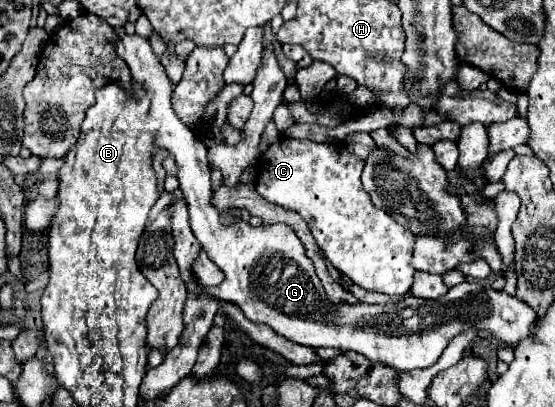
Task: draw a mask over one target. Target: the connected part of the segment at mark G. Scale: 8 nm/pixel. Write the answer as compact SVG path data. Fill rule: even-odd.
M123 32L117 36L117 40L113 40L113 46L115 46L117 54L129 64L133 80L137 84L141 84L145 90L153 90L153 102L151 102L149 114L161 124L157 130L155 144L161 148L167 148L171 152L171 156L175 158L175 162L179 166L179 176L177 176L179 188L183 190L185 200L189 204L187 208L189 208L191 230L193 230L195 238L199 240L201 248L205 248L205 252L209 252L209 258L225 272L225 280L219 286L204 287L208 294L211 292L219 300L237 304L249 320L269 324L275 332L279 332L287 340L293 340L297 344L311 346L311 348L335 346L335 348L341 348L343 352L353 350L353 352L359 352L373 362L393 364L397 370L415 370L415 368L433 366L437 362L437 358L443 354L443 350L447 348L447 344L457 334L469 332L469 328L475 330L479 336L487 334L505 346L517 346L521 340L531 336L531 328L537 324L537 314L533 312L533 308L529 308L529 304L525 304L517 296L507 294L505 290L493 290L485 284L469 282L469 280L449 288L447 294L443 294L441 298L435 298L435 300L407 296L407 298L401 298L397 302L387 302L387 304L377 304L377 306L341 302L339 308L335 308L325 296L321 280L315 274L315 266L313 266L311 258L307 256L303 242L299 240L299 236L295 234L295 230L289 224L271 224L271 226L257 226L255 228L241 219L232 226L221 224L219 210L217 210L217 206L213 206L213 190L211 190L211 180L209 180L211 168L207 162L207 146L203 142L199 142L195 138L195 134L173 112L173 108L171 108L173 82L169 80L169 76L165 74L165 68L161 66L161 62L153 54L149 40L139 36L139 34L125 34Z

